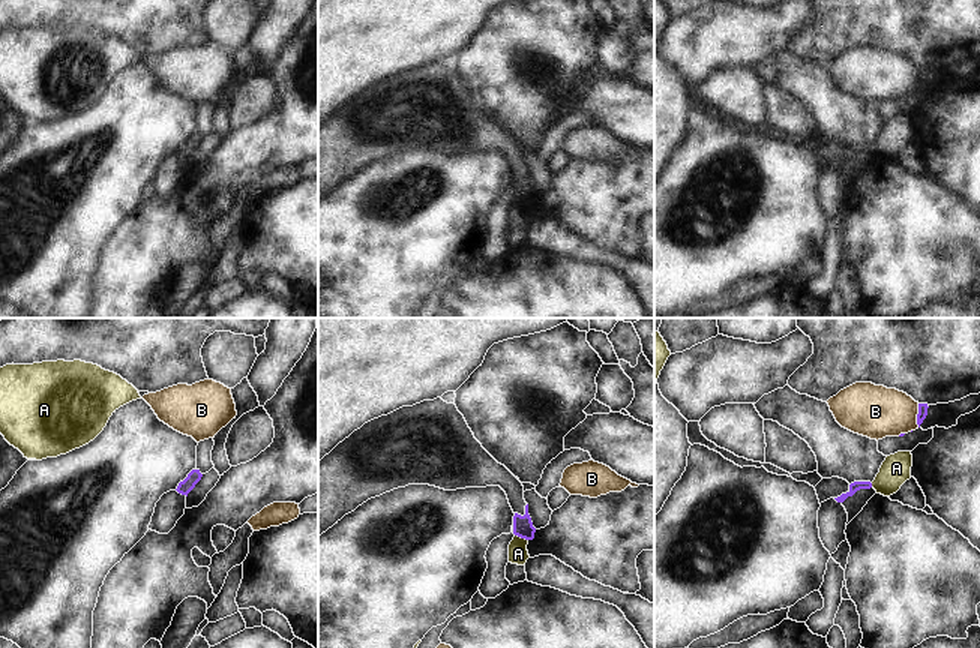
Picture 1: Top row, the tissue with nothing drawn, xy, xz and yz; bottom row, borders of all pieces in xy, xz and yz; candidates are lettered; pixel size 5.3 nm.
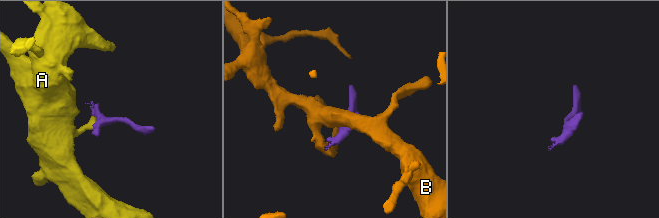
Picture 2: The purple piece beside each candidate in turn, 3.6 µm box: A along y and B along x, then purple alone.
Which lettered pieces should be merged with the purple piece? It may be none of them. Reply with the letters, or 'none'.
none

